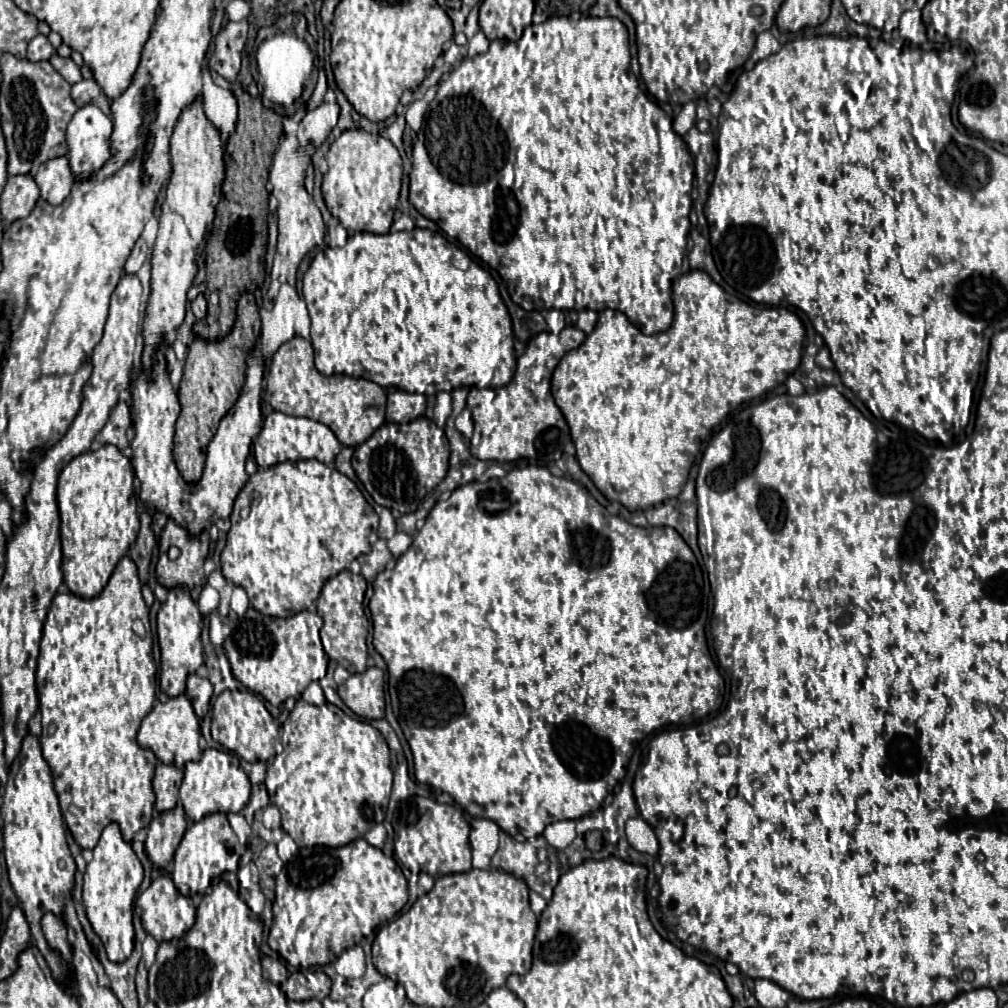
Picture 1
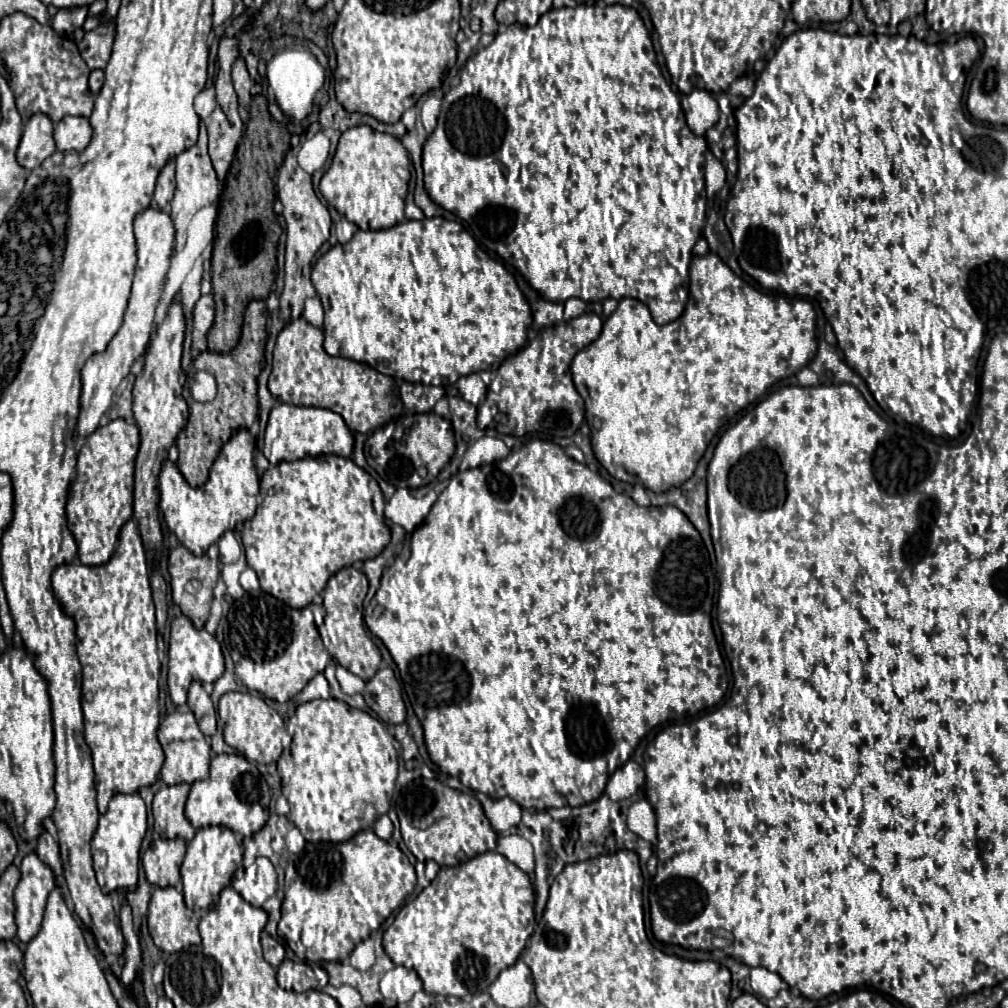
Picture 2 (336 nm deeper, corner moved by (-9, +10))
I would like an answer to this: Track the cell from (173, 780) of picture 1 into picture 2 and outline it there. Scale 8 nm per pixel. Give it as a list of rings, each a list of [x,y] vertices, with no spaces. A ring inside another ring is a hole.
[[[173,784],[161,786],[153,798],[153,818],[155,830],[161,838],[183,836],[187,842],[195,836],[195,828],[185,816],[185,800],[189,794],[189,784]]]

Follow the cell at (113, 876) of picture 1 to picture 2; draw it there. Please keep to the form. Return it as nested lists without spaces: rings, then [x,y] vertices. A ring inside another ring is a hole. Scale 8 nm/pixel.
[[[115,794],[107,812],[99,818],[97,832],[91,842],[93,868],[103,894],[135,892],[139,880],[139,848],[147,832],[147,810],[139,794]]]

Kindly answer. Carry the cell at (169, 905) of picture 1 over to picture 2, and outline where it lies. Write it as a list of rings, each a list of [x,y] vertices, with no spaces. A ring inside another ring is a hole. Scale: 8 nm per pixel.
[[[173,886],[153,890],[147,920],[153,942],[167,954],[201,940],[197,930],[199,918],[185,906],[183,894]]]

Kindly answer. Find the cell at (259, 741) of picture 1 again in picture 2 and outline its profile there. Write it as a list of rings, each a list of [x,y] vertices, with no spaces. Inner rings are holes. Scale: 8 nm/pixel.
[[[227,692],[219,700],[219,718],[223,722],[223,738],[241,752],[249,762],[269,764],[279,760],[282,751],[292,742],[283,718],[261,696],[251,692]]]

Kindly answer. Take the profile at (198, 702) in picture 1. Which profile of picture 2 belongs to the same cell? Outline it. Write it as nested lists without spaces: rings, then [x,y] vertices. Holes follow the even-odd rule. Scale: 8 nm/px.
[[[197,680],[191,682],[187,704],[195,712],[195,718],[199,722],[201,732],[205,736],[213,736],[215,734],[215,708],[213,708],[209,694],[203,690],[201,682],[197,682]]]

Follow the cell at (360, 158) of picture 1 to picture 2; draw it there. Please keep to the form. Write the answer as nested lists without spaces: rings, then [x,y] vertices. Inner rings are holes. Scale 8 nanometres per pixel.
[[[355,126],[339,138],[333,164],[323,174],[319,190],[339,214],[361,230],[391,228],[405,220],[403,206],[411,178],[409,166],[409,152],[395,136],[377,132],[371,126]]]

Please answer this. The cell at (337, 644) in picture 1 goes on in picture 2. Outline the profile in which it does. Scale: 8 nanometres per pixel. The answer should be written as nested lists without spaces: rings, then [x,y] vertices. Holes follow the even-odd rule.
[[[349,566],[333,574],[327,582],[327,588],[323,590],[323,598],[325,598],[323,606],[327,610],[323,625],[328,633],[328,636],[321,636],[323,644],[336,662],[363,680],[369,680],[379,670],[381,664],[379,648],[367,636],[363,622],[363,600],[367,596],[368,588],[367,576],[361,570]]]

